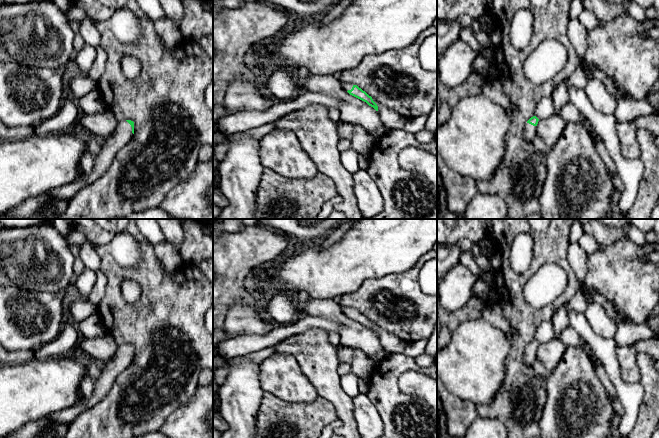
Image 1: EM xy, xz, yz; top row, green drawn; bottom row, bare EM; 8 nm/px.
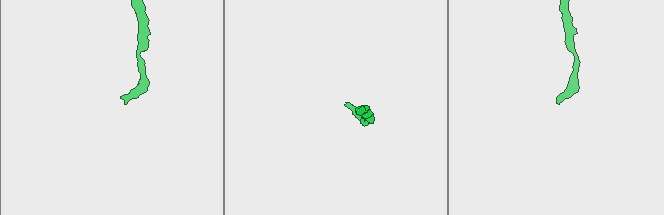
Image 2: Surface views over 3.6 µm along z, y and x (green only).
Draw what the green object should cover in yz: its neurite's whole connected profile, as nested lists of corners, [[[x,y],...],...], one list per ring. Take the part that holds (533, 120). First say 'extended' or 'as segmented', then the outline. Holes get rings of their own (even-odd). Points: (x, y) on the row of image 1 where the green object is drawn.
extended; [[[533,116],[525,124],[524,139],[527,142],[530,142],[530,143],[533,142],[533,138],[536,135],[536,126],[538,124],[538,121],[539,119],[536,116]]]

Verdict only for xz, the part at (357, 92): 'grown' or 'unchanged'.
grown

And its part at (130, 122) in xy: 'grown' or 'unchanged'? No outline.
grown

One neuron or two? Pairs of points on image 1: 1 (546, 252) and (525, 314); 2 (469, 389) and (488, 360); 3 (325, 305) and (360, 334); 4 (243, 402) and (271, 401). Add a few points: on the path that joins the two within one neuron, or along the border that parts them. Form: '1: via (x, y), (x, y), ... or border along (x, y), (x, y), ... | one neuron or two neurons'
1: via (534, 267), (517, 284), (517, 299) | one neuron
2: via (469, 382), (469, 379), (481, 367) | one neuron
3: via (334, 313), (351, 328) | one neuron
4: border along (264, 392), (255, 424) | two neurons

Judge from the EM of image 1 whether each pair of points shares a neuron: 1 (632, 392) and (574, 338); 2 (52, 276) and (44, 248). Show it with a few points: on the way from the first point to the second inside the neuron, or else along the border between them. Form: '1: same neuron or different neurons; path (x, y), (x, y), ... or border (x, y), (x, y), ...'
1: different neurons; border (577, 332), (592, 351)
2: same neuron; path (49, 269), (44, 262), (44, 255)

